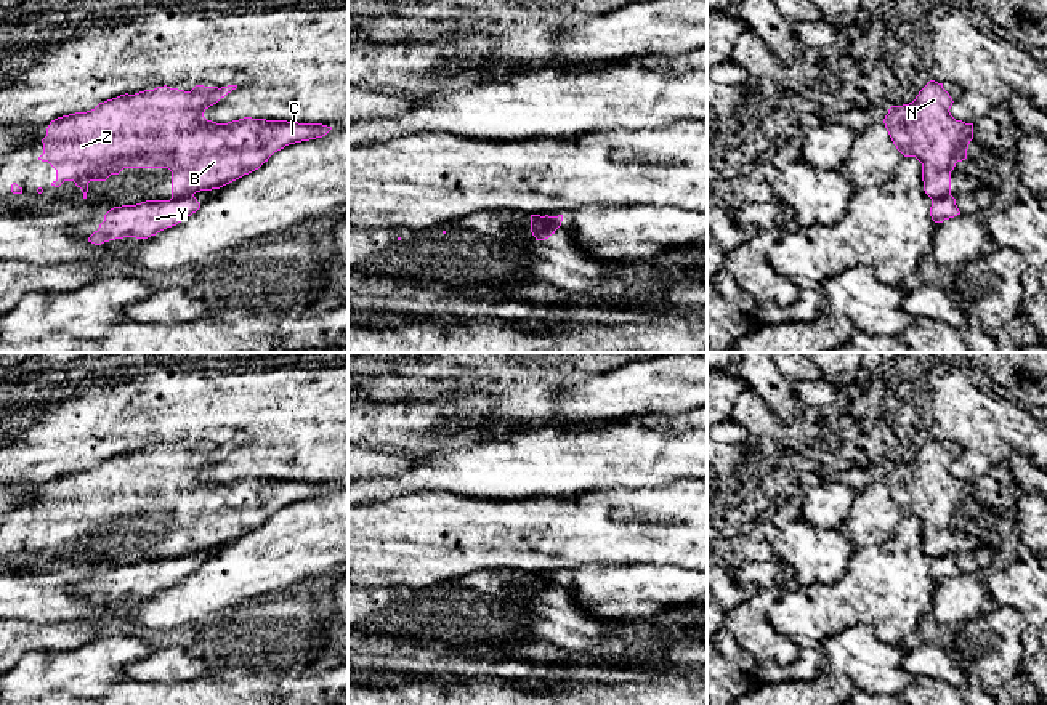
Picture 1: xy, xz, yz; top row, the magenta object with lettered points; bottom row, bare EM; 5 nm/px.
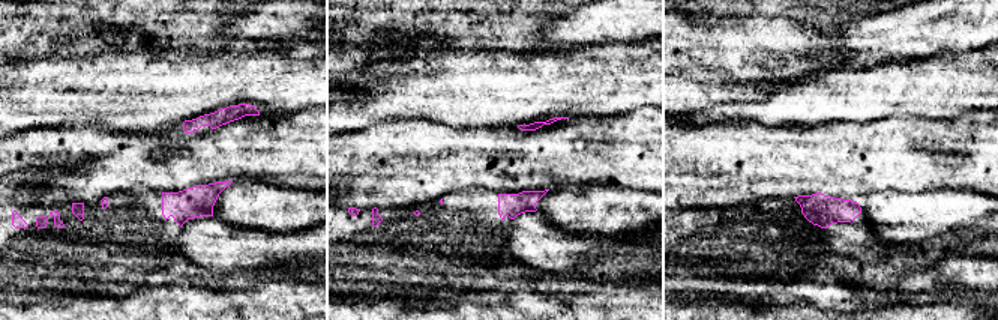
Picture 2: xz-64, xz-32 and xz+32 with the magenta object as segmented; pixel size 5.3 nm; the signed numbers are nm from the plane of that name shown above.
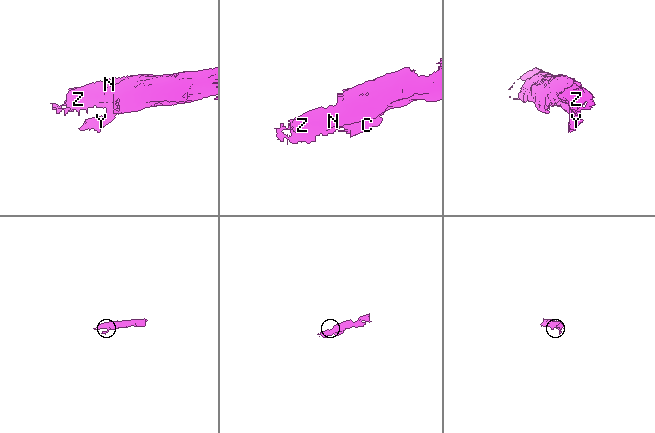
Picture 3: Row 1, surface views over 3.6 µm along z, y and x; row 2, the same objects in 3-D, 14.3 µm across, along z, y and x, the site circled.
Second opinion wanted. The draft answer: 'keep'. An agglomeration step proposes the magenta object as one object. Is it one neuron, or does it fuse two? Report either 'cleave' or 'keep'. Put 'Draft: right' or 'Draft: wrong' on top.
Draft: wrong
cleave

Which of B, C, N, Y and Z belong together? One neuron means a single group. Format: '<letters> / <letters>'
B C N Z / Y

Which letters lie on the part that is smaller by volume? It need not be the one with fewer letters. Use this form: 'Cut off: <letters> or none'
Cut off: Y

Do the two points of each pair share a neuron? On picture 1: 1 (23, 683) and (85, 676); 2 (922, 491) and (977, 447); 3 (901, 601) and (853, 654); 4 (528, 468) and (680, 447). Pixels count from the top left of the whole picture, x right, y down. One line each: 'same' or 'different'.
1: same
2: different
3: different
4: same

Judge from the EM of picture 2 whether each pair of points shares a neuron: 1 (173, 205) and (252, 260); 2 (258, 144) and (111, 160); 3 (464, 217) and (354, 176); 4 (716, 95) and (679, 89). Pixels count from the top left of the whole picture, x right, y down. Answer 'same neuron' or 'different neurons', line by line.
1: different neurons
2: same neuron
3: different neurons
4: same neuron

